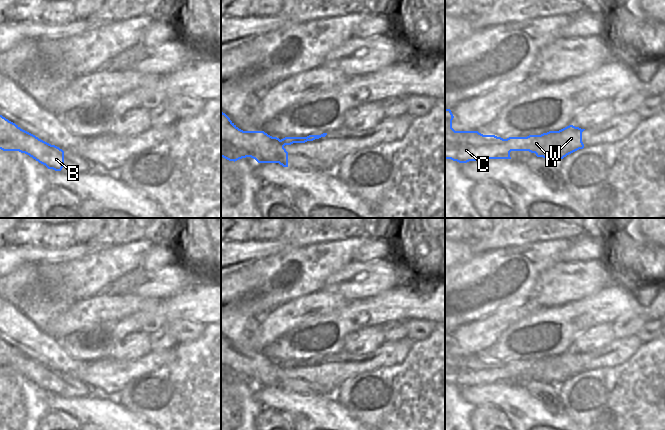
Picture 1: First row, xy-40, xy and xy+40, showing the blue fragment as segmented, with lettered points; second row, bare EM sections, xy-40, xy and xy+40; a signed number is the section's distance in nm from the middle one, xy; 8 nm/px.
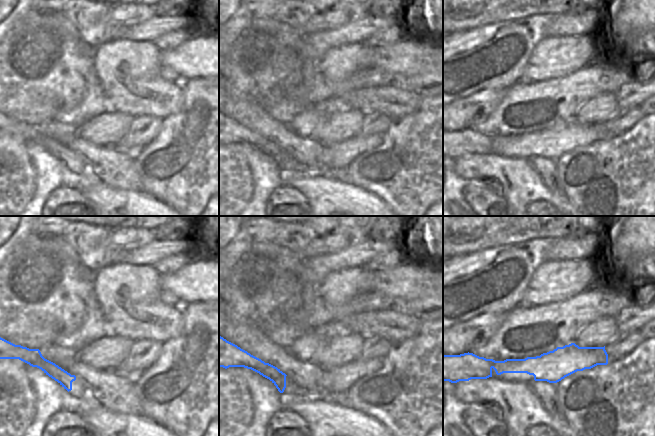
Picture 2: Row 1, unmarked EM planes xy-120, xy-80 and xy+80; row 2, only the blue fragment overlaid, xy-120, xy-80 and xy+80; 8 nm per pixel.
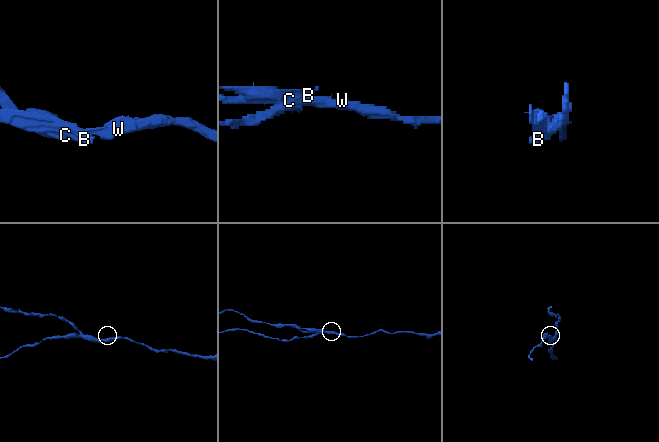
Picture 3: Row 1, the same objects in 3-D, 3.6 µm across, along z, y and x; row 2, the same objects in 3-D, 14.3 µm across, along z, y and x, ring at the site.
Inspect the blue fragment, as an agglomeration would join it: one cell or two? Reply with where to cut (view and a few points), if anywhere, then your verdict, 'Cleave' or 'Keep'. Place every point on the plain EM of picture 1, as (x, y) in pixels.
Split along xy+40 (503, 363), (509, 380). Cleave.

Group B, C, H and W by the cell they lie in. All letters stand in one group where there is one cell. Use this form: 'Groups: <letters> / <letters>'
Groups: B C / H W.

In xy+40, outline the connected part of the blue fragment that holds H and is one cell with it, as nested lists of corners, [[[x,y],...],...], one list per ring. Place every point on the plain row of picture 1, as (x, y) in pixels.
[[[569,349],[559,355],[549,355],[541,359],[529,359],[527,361],[509,361],[504,363],[508,372],[508,379],[511,375],[529,375],[535,377],[537,381],[559,385],[567,379],[584,372],[582,366],[582,356],[585,353]]]

